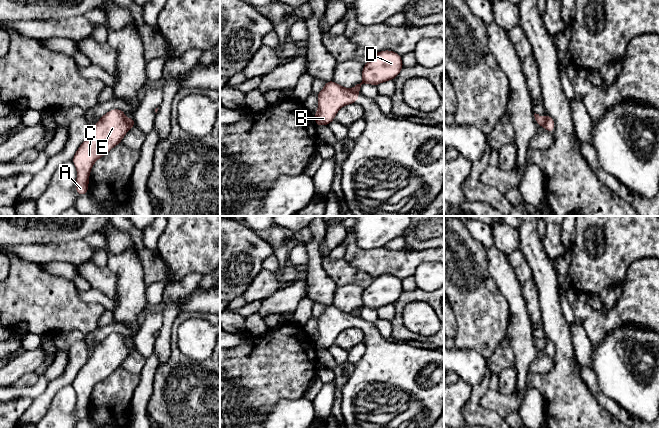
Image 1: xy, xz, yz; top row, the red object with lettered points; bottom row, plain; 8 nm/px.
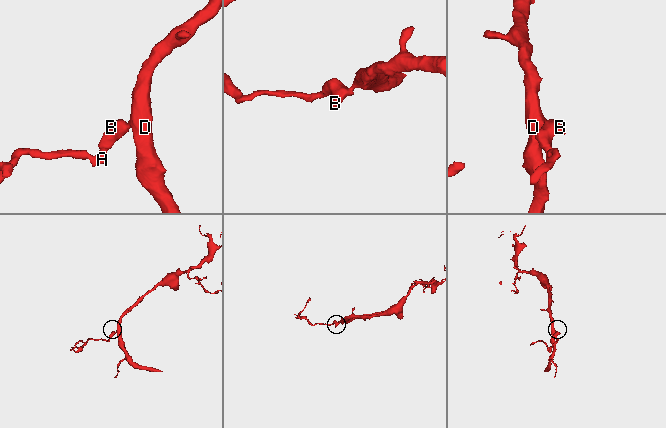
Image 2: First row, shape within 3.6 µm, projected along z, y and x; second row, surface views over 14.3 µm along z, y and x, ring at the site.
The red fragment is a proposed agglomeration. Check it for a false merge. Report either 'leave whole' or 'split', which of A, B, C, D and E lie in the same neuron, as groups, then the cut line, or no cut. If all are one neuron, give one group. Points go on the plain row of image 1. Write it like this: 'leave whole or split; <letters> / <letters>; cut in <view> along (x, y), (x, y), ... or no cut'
split; A B C E / D; cut in xz along (350, 313), (358, 317)

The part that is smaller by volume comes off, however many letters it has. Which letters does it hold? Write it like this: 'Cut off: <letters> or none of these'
Cut off: A, B, C, E

